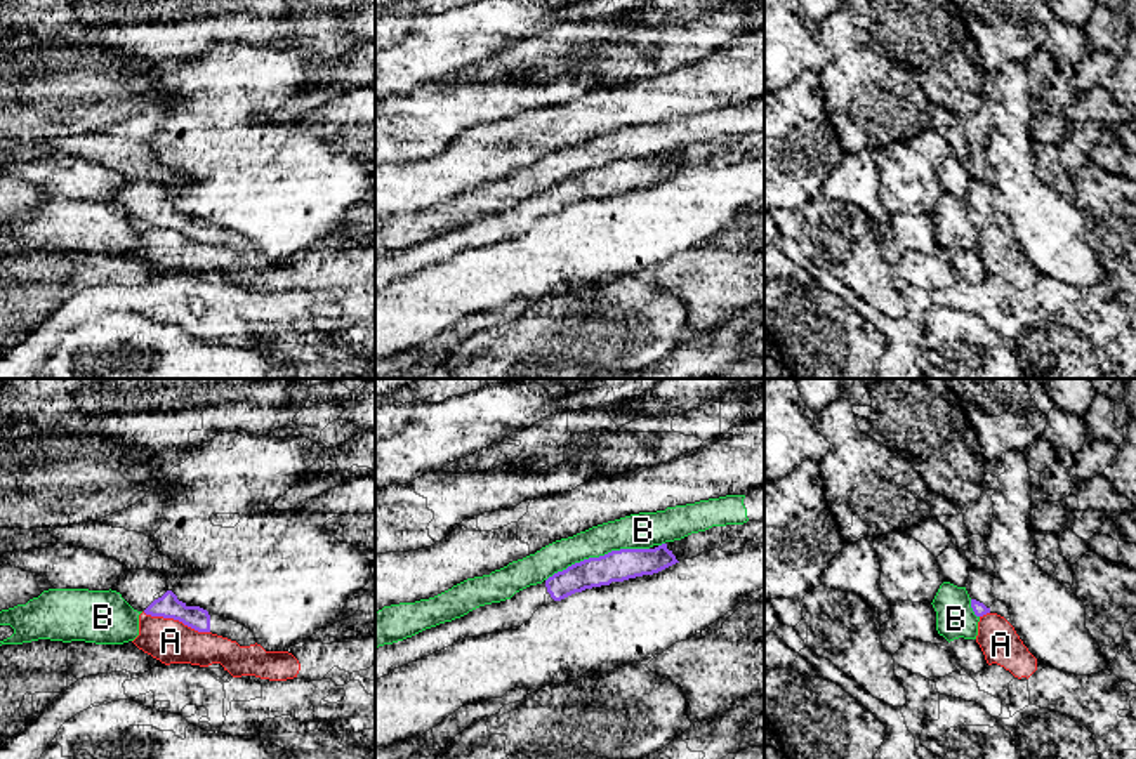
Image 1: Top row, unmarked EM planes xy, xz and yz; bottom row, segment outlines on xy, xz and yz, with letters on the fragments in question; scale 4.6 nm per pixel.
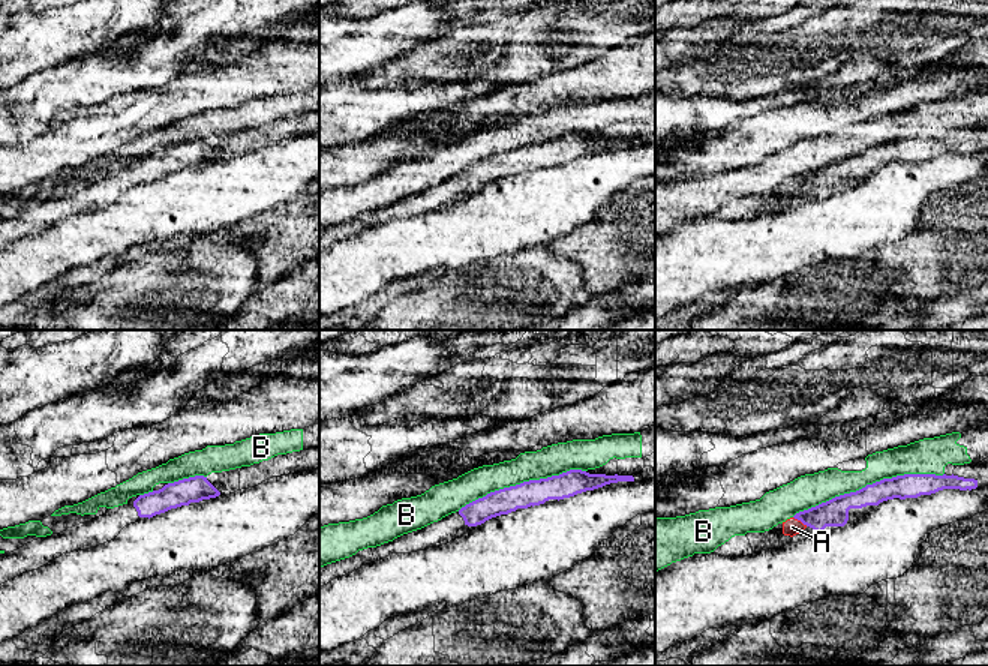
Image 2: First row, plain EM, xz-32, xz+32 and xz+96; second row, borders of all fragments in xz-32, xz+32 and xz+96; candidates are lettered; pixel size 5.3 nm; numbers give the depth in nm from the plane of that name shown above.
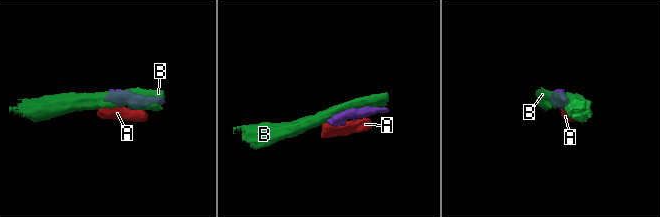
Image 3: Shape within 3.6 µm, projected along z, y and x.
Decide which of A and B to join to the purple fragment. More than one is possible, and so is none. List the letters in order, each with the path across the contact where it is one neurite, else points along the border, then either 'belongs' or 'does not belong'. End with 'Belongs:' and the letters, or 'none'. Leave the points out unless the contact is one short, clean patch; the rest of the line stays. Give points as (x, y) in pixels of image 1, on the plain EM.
A: border along xy (143, 223), (153, 228), (172, 228), (209, 244); does not belong
B: does not belong
Belongs: none

